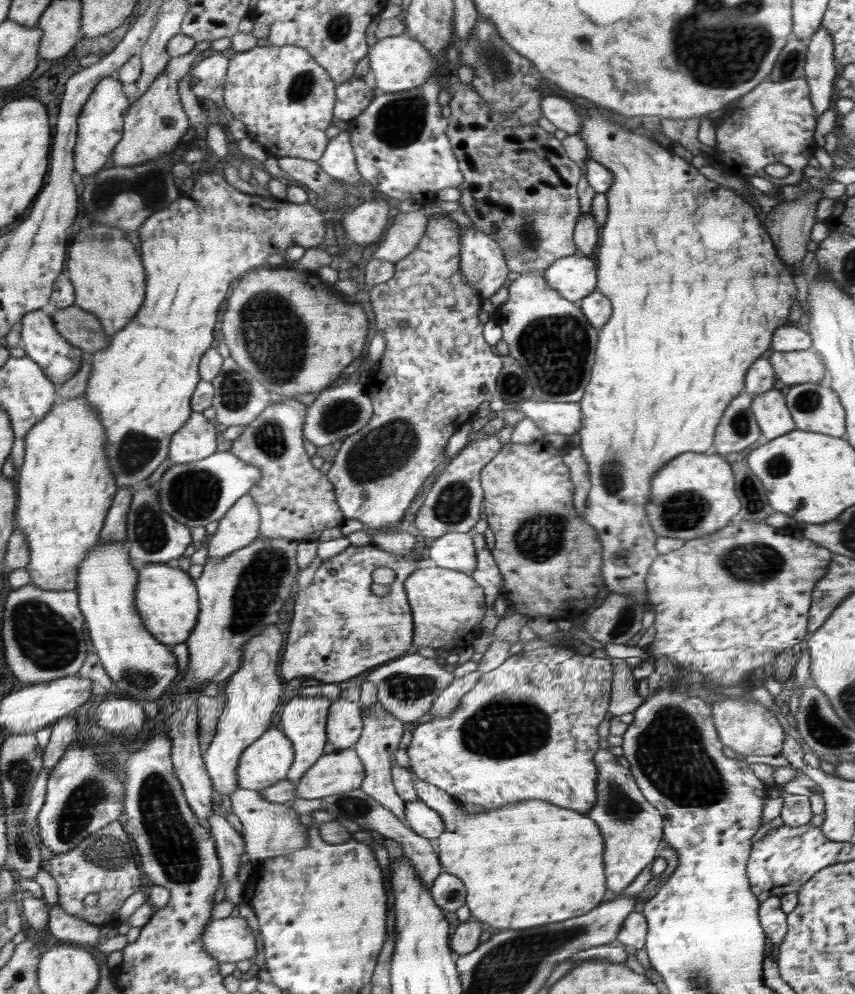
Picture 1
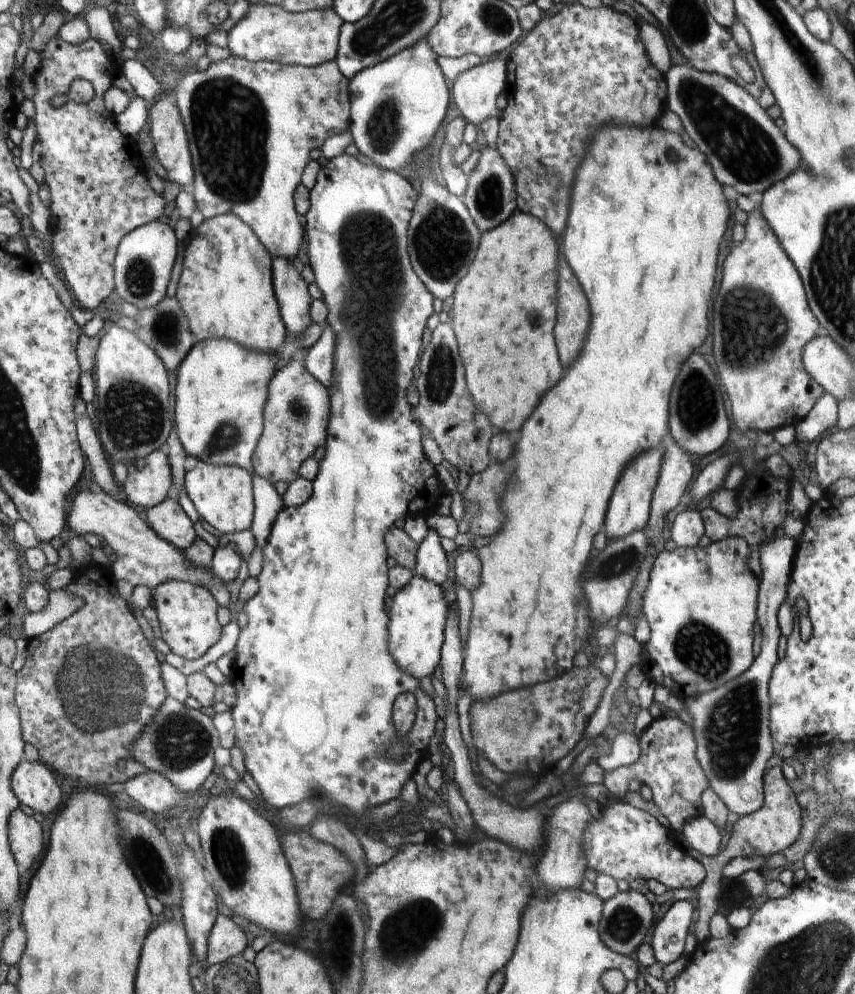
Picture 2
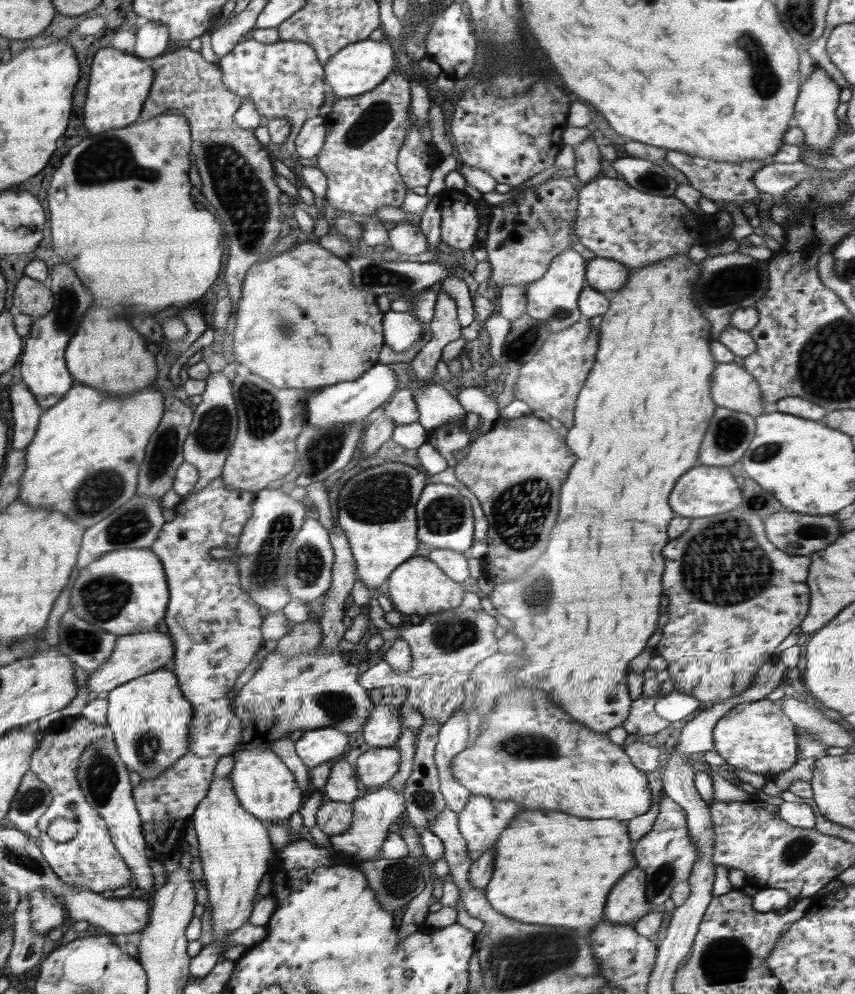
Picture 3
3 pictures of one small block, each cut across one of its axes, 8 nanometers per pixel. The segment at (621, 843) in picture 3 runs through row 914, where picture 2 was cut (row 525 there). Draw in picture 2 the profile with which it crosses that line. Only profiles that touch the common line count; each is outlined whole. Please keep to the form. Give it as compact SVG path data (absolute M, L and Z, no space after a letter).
M606 123L596 127L591 136L587 149L573 174L569 190L569 213L563 230L564 236L559 239L559 252L572 272L576 274L596 316L592 316L592 322L590 322L592 330L588 334L588 340L576 364L570 370L566 370L562 382L546 394L546 400L540 402L540 406L522 426L520 440L516 444L516 462L518 462L516 472L514 472L516 484L508 486L504 502L502 502L504 512L506 512L504 530L500 532L500 536L492 540L492 544L476 550L477 557L481 560L482 576L480 576L480 586L471 592L472 616L470 616L468 640L463 646L464 682L466 692L470 693L473 699L492 698L504 690L524 688L542 680L552 680L573 667L574 655L588 640L587 632L592 630L591 621L588 622L584 614L584 602L580 602L580 586L578 586L580 570L588 562L592 538L604 524L608 500L616 486L616 480L620 478L624 464L634 454L660 444L663 442L662 438L669 434L668 400L670 400L672 384L680 372L680 366L696 348L700 348L700 344L708 336L708 302L716 284L714 278L716 278L718 250L720 250L718 246L729 219L728 200L722 193L723 185L715 180L708 159L685 132L676 133L660 126L643 127L628 123Z

